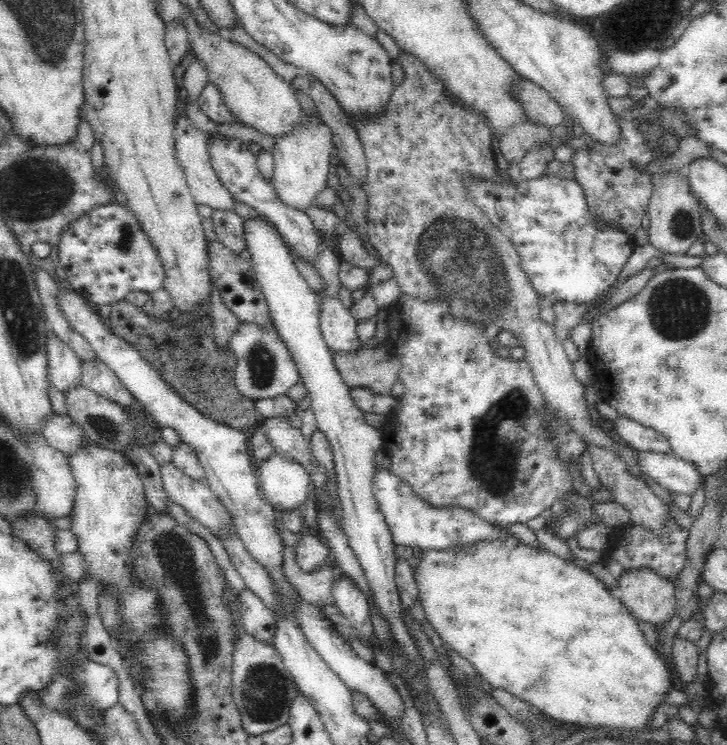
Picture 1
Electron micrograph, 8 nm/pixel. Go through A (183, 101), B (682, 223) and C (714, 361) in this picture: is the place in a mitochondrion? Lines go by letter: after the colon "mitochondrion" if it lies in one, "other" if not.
A: other
B: mitochondrion
C: other

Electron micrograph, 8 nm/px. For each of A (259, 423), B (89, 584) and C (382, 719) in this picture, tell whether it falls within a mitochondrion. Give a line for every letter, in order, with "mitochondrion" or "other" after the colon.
A: other
B: other
C: other

